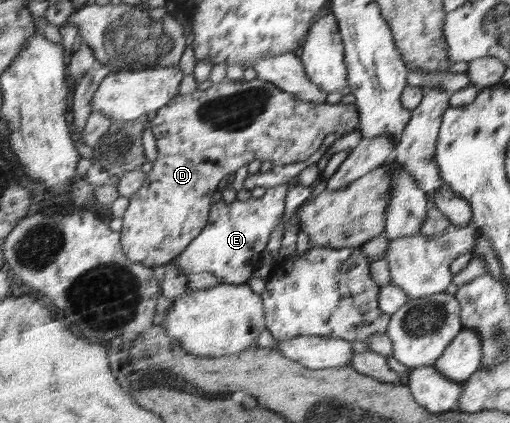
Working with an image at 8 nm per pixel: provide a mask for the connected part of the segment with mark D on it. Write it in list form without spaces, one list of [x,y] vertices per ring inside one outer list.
[[[259,78],[252,81],[226,79],[208,91],[180,94],[152,117],[150,126],[157,139],[158,158],[144,187],[131,198],[121,232],[123,247],[130,259],[161,271],[173,259],[180,257],[209,225],[210,211],[215,204],[214,193],[221,190],[218,189],[220,183],[230,173],[236,173],[246,165],[253,167],[257,159],[271,161],[276,166],[304,161],[318,151],[326,135],[335,133],[338,138],[358,129],[360,110],[355,104],[342,102],[312,103]]]

